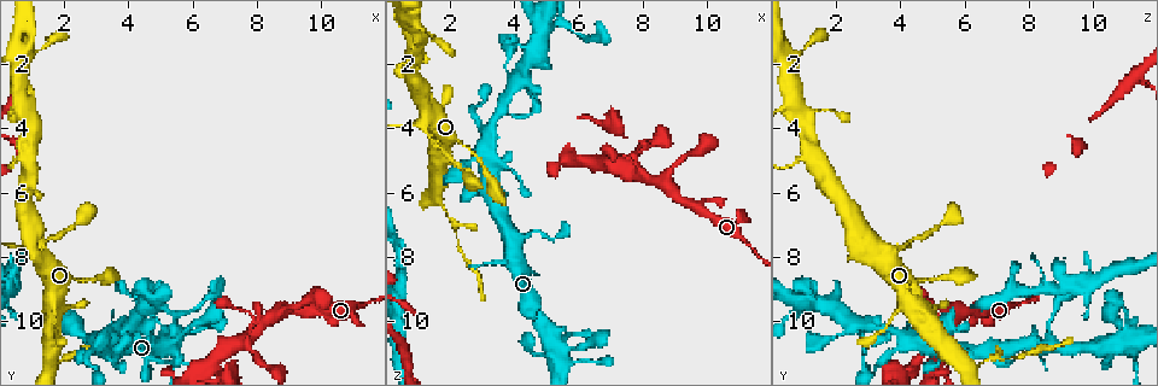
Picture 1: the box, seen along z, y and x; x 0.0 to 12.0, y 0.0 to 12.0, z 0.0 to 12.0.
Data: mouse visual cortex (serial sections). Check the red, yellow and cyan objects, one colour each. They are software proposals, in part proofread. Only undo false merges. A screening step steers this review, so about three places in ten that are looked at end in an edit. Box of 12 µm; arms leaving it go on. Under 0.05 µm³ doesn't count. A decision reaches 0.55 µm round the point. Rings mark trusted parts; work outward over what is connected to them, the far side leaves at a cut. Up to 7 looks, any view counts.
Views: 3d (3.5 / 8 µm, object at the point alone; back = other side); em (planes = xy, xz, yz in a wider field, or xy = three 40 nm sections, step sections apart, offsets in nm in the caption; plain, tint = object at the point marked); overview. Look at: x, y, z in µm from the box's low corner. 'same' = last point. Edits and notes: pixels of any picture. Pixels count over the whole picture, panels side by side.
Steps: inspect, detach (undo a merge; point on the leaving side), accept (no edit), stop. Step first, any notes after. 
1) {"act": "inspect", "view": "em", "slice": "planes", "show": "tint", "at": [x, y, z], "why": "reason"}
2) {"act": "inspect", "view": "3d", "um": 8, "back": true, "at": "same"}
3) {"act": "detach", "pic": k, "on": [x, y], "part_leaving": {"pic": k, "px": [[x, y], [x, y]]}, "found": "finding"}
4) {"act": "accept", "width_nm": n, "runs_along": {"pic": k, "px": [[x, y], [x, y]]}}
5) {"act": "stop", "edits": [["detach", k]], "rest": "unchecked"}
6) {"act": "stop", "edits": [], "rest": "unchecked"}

{"act": "inspect", "view": "3d", "um": 3.5, "at": [3.1, 10.6, 4.5], "why": "sharp bend"}

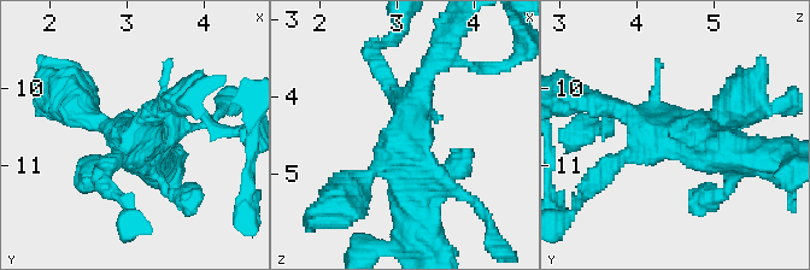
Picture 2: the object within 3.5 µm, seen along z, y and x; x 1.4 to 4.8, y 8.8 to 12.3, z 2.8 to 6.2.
{"act": "inspect", "view": "em", "slice": "xy", "step": 5, "show": "tint", "at": [3.15, 10.65, 4.50]}

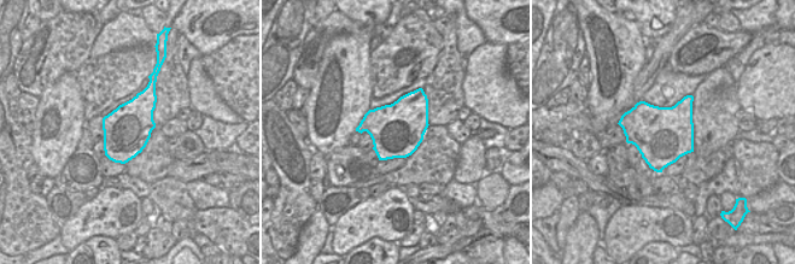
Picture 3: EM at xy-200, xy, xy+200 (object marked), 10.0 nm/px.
{"act": "accept", "runs_along": {"pic": 2, "px": [[770, 159], [653, 133], [628, 115]]}, "found": "one cell here"}

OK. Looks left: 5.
{"act": "inspect", "view": "3d", "um": 8, "at": [7.6, 9.6, 5.0], "why": "calibre changes"}

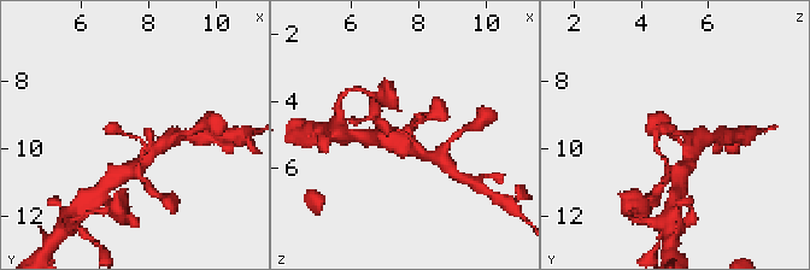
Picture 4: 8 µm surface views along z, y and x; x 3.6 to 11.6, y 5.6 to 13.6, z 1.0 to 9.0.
{"act": "inspect", "view": "3d", "um": 3.5, "at": [7.7, 9.6, 5.0]}

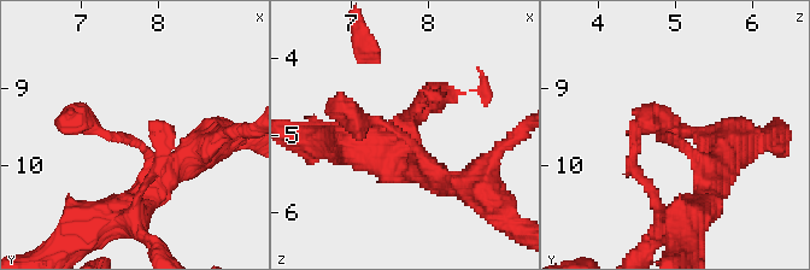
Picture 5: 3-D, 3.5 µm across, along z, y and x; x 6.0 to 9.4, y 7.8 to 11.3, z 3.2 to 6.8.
{"act": "inspect", "view": "em", "slice": "xy", "step": 1, "show": "tint", "at": [7.60, 9.70, 5.00]}

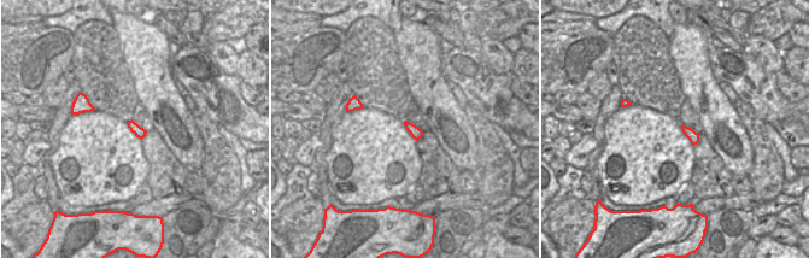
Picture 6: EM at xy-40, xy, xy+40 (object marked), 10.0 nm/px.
{"act": "accept", "runs_along": {"pic": 5, "px": [[441, 180], [405, 136], [327, 111]]}, "found": "one cell here"}

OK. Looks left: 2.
{"act": "inspect", "view": "em", "slice": "xy", "step": 1, "show": "tint", "at": [4.9, 9.4, 0.9], "why": "a fork"}

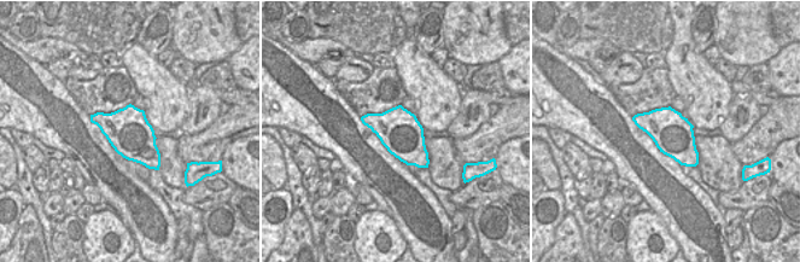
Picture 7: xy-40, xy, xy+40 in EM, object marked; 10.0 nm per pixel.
{"act": "inspect", "view": "3d", "um": 3.5, "at": "same", "why": "wider look"}

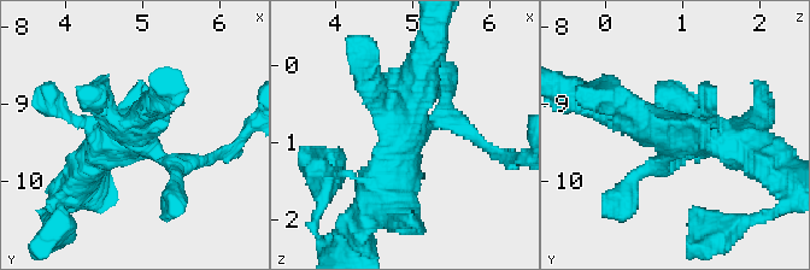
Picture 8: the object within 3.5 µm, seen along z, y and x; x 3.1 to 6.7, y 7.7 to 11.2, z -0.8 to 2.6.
{"act": "accept", "found": "continuous, no second cell"}

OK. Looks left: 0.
{"act": "stop", "edits": [], "rest": "unchecked"}

